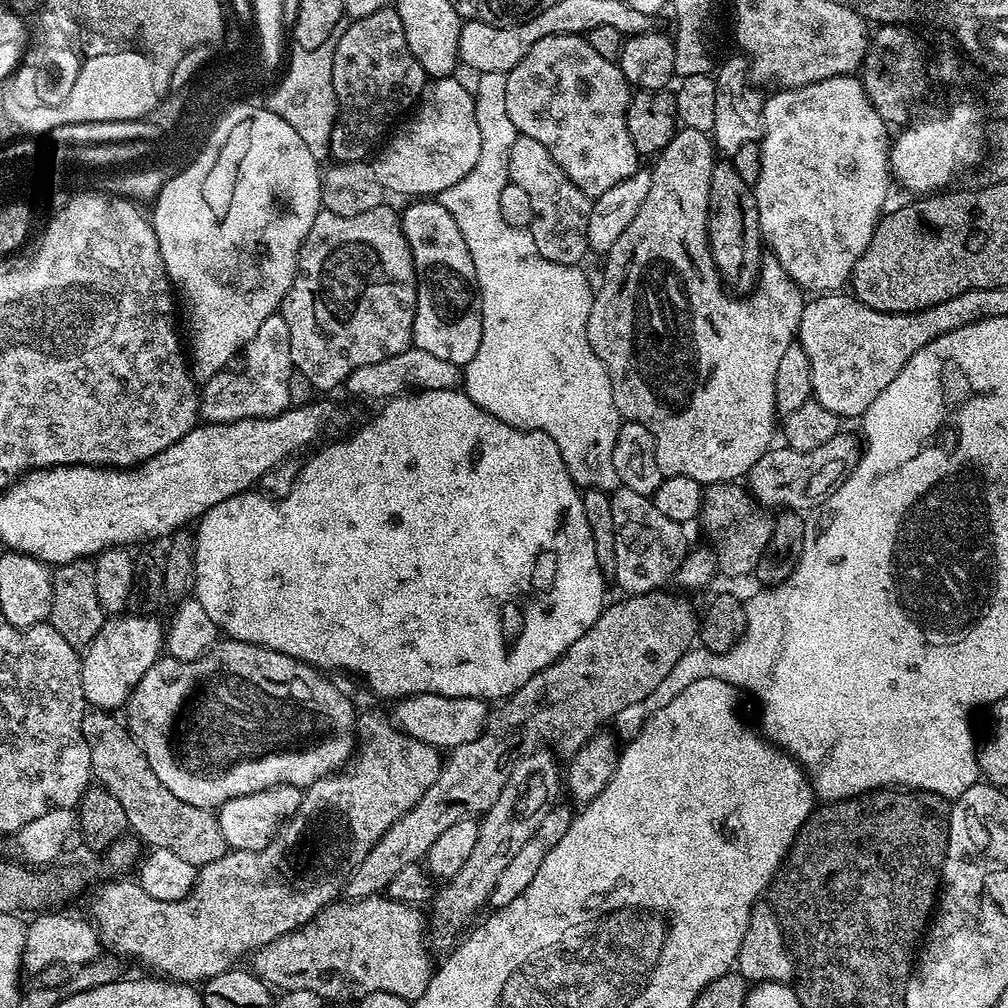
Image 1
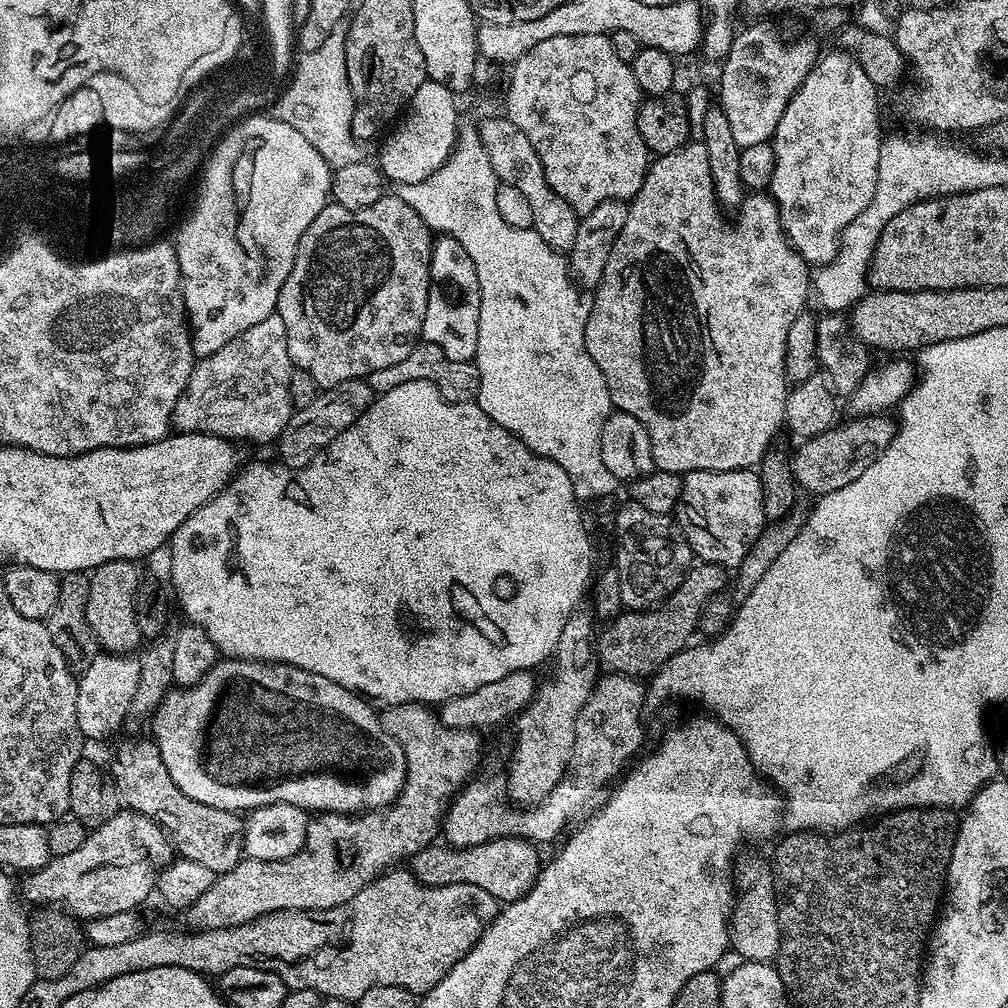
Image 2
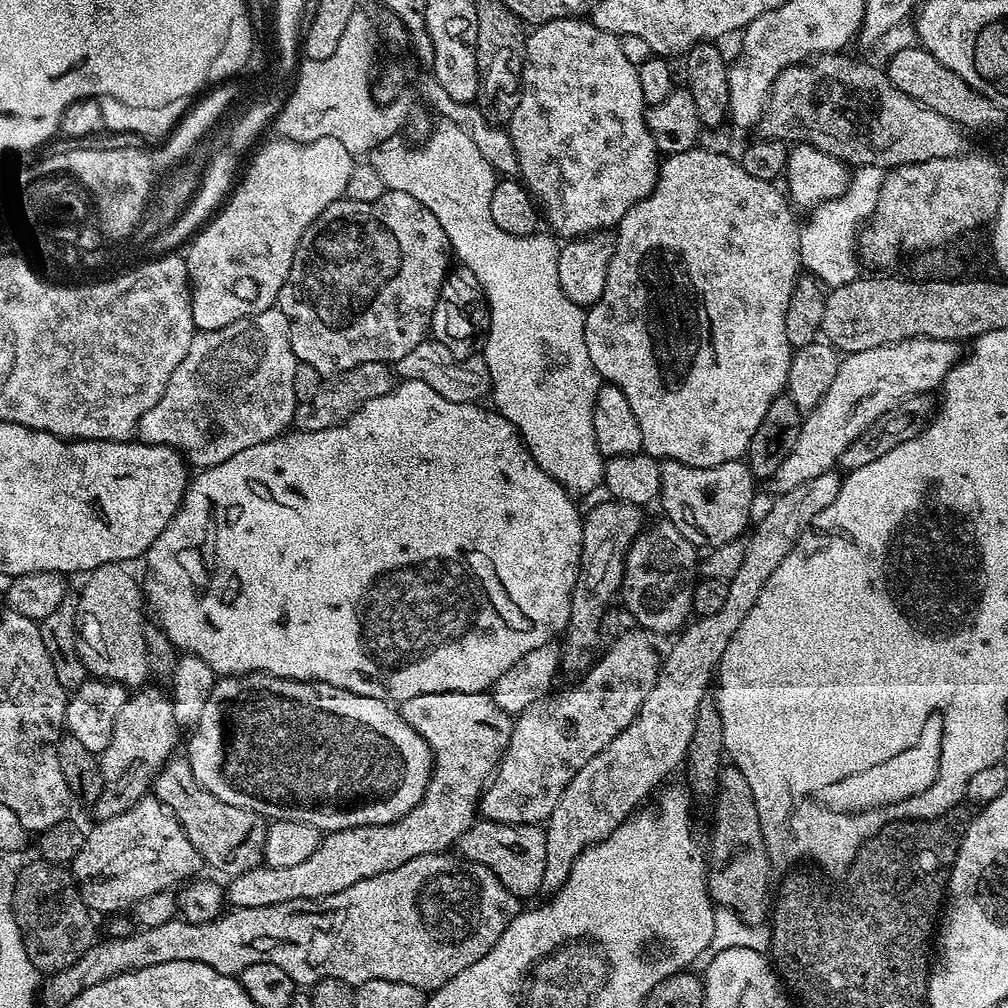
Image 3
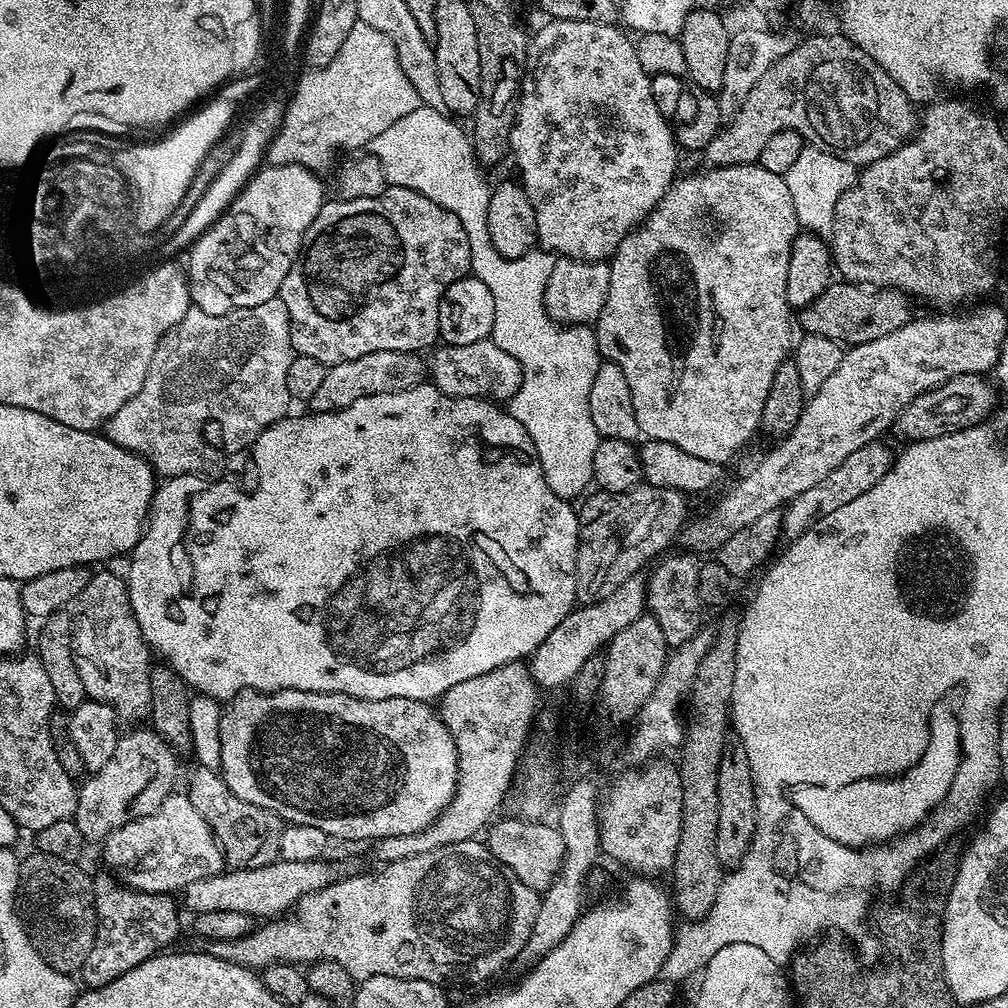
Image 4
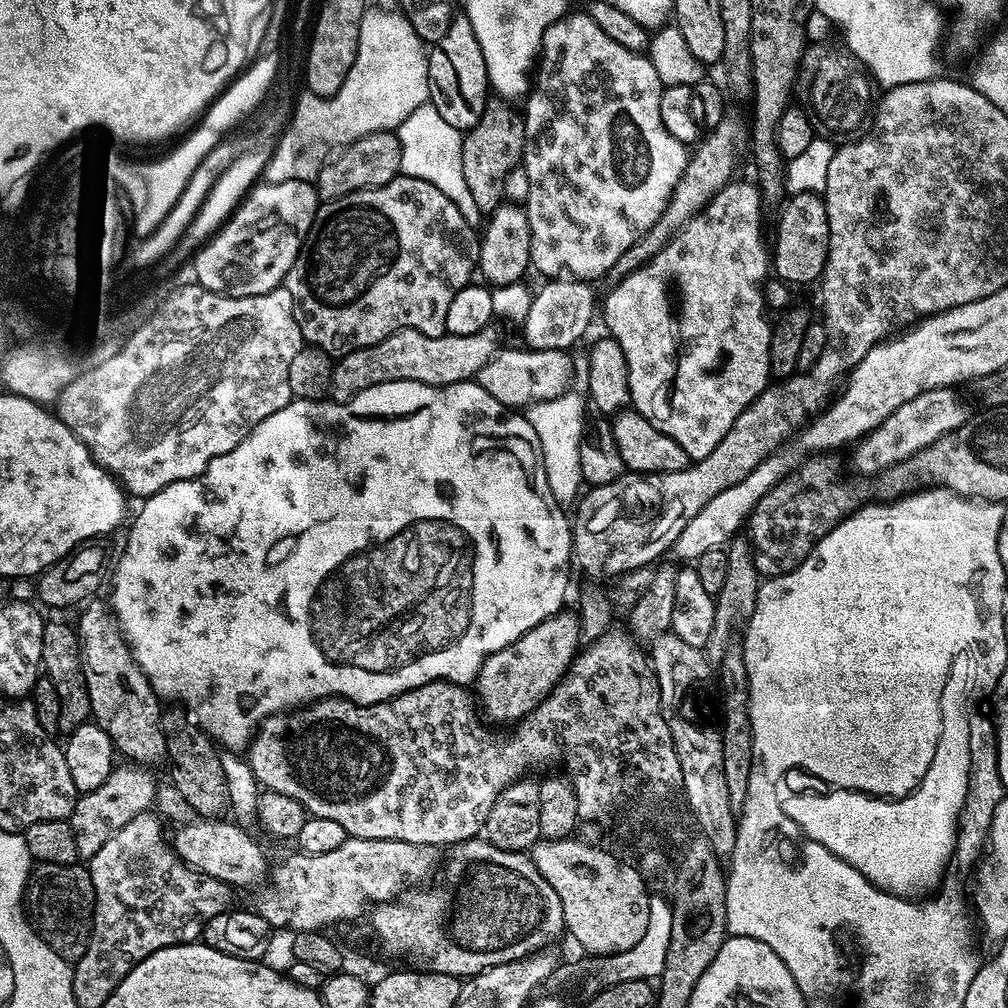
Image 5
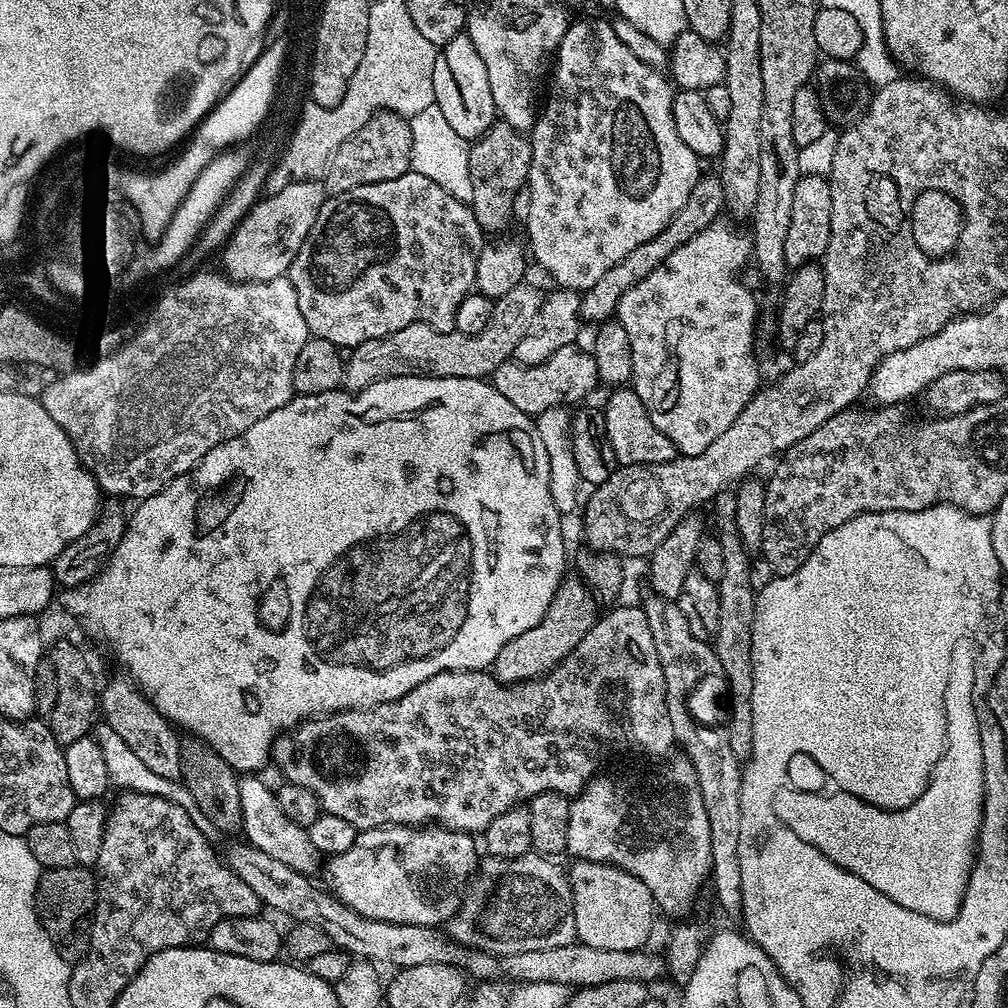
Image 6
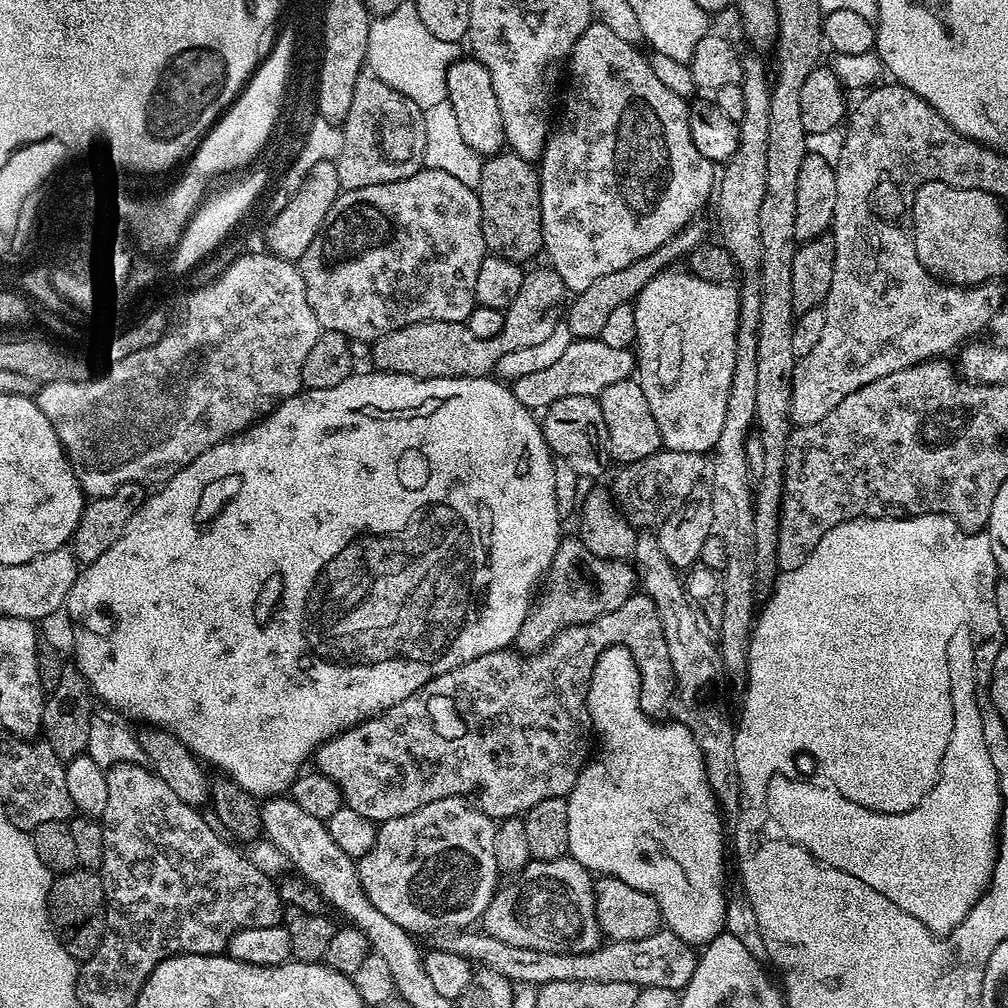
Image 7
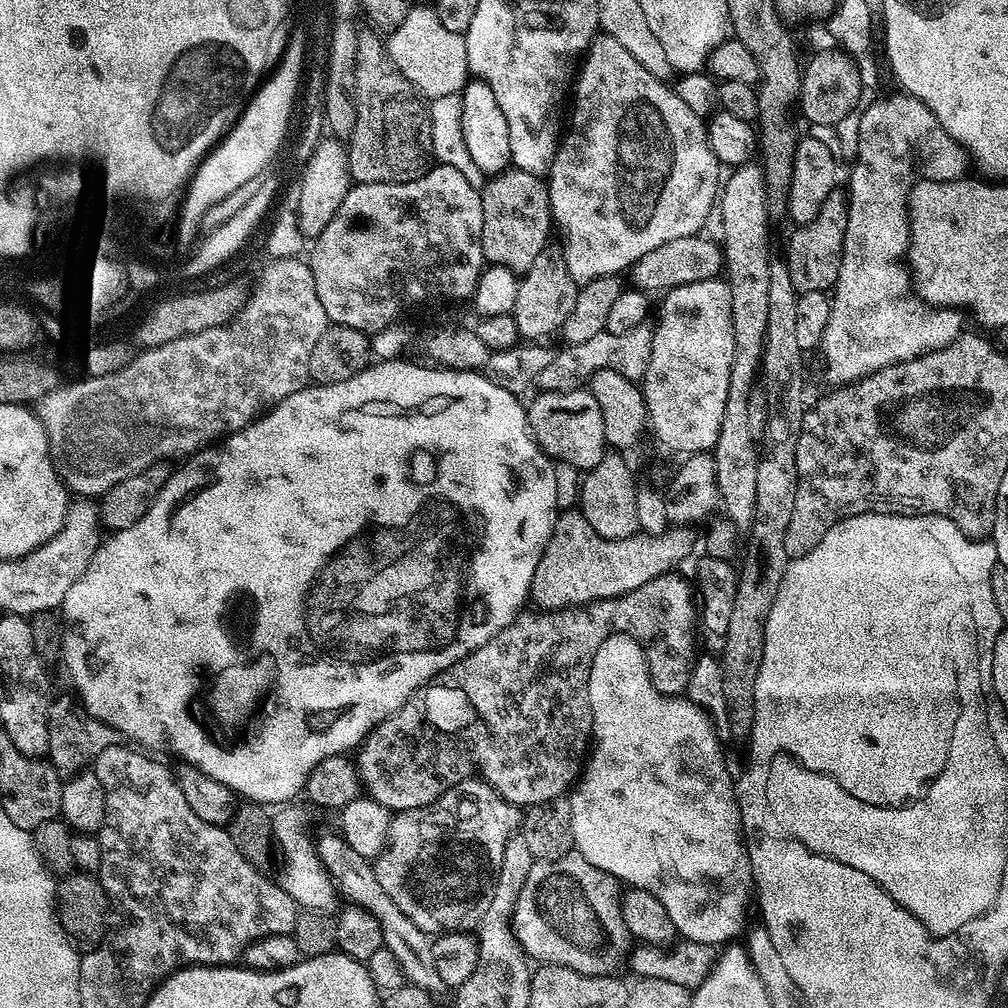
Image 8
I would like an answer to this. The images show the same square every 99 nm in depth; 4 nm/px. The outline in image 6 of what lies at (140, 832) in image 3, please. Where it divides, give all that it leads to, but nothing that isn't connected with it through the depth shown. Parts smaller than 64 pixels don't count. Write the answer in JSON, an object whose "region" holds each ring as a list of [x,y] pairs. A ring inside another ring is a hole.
{"region":[[[236,844],[226,855],[228,867],[233,868],[258,894],[260,900],[276,912],[289,916],[289,921],[297,924],[313,924],[326,930],[329,941],[337,949],[354,958],[375,962],[377,965],[393,964],[393,969],[413,968],[423,964],[453,964],[463,970],[469,977],[477,976],[480,982],[492,982],[497,979],[496,972],[516,980],[520,984],[538,982],[556,982],[575,986],[577,989],[594,984],[618,982],[619,980],[642,980],[651,982],[660,975],[665,975],[666,960],[663,955],[652,950],[598,950],[579,942],[566,946],[532,950],[525,947],[523,952],[508,952],[495,960],[488,952],[471,952],[452,940],[447,940],[435,927],[427,923],[394,924],[391,920],[367,920],[353,908],[341,903],[329,891],[323,892],[311,884],[309,877],[292,869],[262,850],[248,844]]]}

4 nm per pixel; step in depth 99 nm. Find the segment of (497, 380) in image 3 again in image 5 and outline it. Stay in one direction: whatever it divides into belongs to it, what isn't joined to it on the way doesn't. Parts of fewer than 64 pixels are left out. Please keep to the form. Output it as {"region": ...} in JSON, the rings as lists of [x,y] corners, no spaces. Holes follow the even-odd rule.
{"region":[[[429,102],[418,106],[418,110],[410,113],[401,122],[399,128],[395,129],[395,133],[400,139],[401,173],[414,178],[422,178],[438,186],[438,190],[442,190],[442,194],[446,194],[446,198],[450,198],[450,202],[454,202],[454,206],[462,210],[462,214],[470,223],[474,226],[479,225],[482,214],[478,210],[478,202],[474,202],[466,186],[466,174],[462,174],[464,137],[461,129],[450,126],[450,122],[446,122],[446,118],[442,118],[442,114],[438,114],[436,107]],[[565,390],[561,396],[553,400],[537,400],[529,403],[526,408],[528,421],[530,426],[534,426],[534,434],[538,434],[538,442],[544,455],[546,482],[550,482],[550,494],[554,494],[554,498],[562,506],[568,506],[568,503],[571,505],[581,495],[580,484],[585,483],[580,461],[580,443],[584,440],[586,431],[586,423],[584,424],[586,400],[581,393],[580,397],[578,393],[572,391]]]}

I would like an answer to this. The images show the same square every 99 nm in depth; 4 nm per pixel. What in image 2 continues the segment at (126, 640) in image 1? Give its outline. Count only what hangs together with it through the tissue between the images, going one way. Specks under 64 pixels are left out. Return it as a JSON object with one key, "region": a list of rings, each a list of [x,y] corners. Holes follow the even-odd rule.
{"region":[[[104,652],[97,654],[86,666],[86,670],[79,673],[76,685],[78,686],[78,726],[85,741],[108,740],[124,724],[124,719],[129,719],[131,703],[134,699],[134,692],[138,687],[140,661],[132,654],[117,654]]]}

